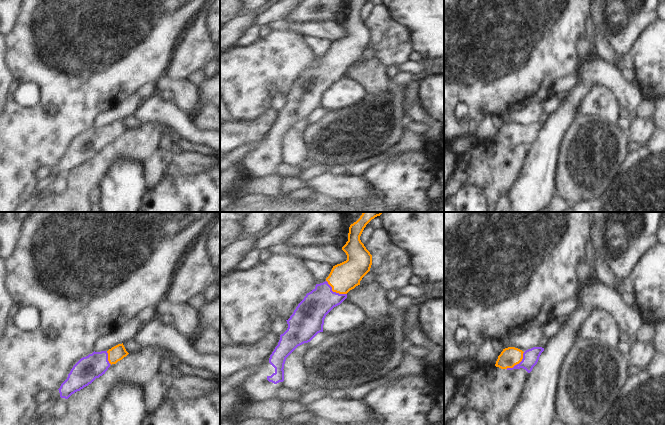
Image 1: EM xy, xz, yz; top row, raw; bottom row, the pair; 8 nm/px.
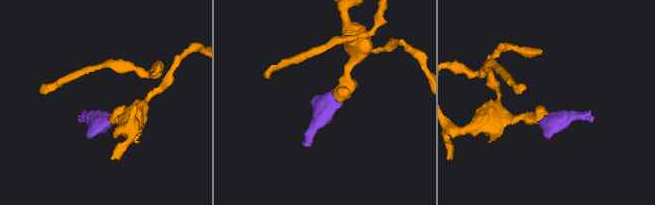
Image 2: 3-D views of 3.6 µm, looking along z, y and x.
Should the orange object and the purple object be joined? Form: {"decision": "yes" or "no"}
{"decision": "yes"}

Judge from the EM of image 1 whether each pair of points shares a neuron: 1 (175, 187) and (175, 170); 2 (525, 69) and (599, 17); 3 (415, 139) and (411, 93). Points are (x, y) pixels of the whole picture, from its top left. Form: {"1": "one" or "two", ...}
{"1": "two", "2": "two", "3": "one"}

